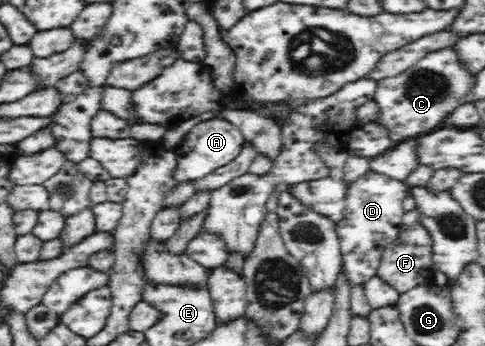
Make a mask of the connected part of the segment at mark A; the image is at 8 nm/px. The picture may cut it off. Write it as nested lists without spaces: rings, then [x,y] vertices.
[[[215,118],[201,121],[185,135],[176,148],[177,166],[174,177],[177,182],[195,182],[204,176],[211,174],[218,167],[228,165],[242,152],[245,145],[242,132],[226,119]]]

